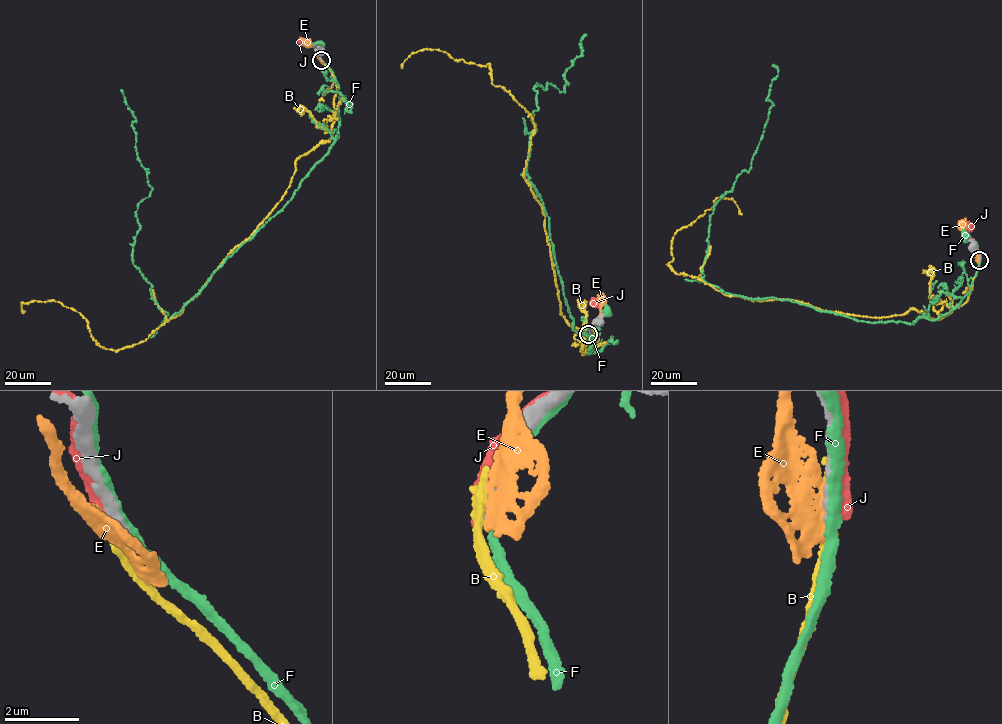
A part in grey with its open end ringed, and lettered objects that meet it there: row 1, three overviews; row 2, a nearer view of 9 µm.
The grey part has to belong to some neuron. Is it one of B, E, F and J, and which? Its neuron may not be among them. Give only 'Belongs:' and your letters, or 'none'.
Belongs: none

